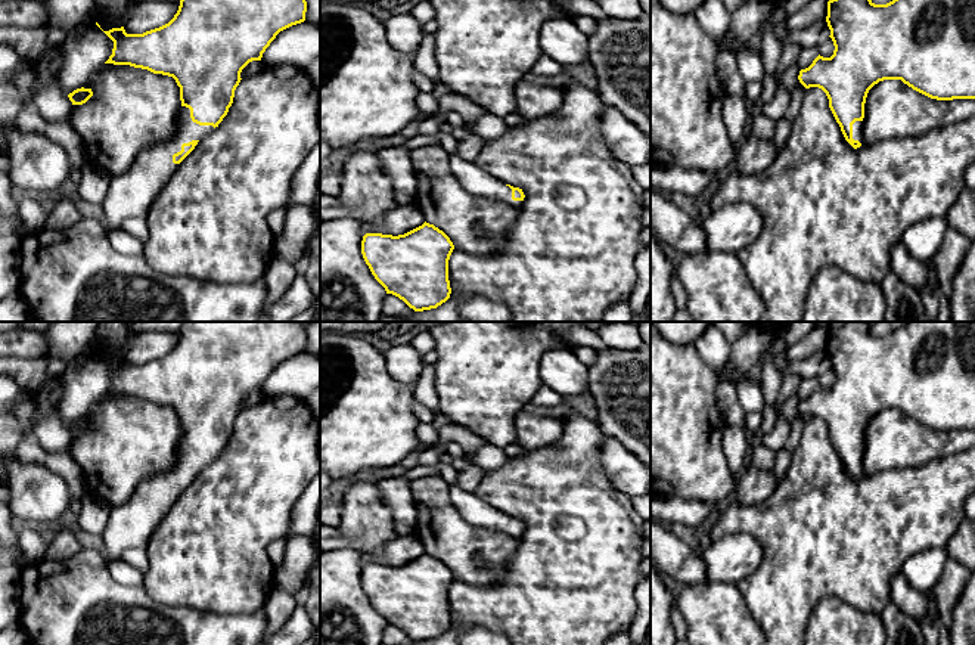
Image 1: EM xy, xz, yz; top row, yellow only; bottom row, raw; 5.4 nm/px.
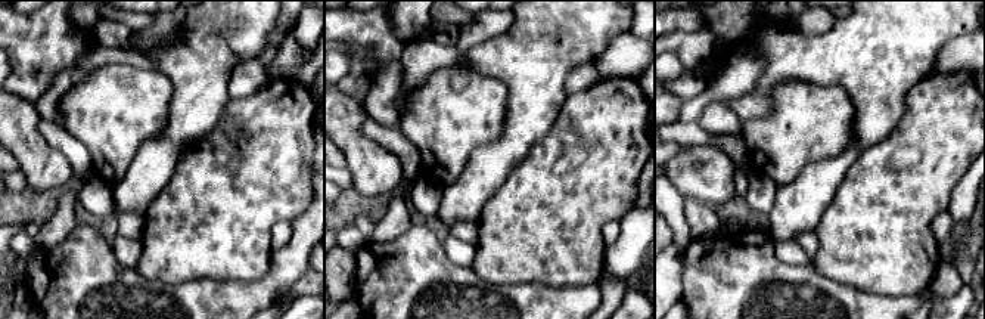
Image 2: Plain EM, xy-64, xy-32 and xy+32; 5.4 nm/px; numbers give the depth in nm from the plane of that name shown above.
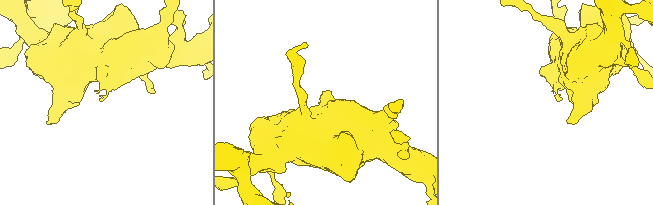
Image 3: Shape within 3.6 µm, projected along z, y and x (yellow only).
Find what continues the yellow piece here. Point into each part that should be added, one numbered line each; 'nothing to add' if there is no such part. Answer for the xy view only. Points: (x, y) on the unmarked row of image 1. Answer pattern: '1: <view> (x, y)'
1: xy (132, 524)

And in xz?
1: xz (475, 511)

